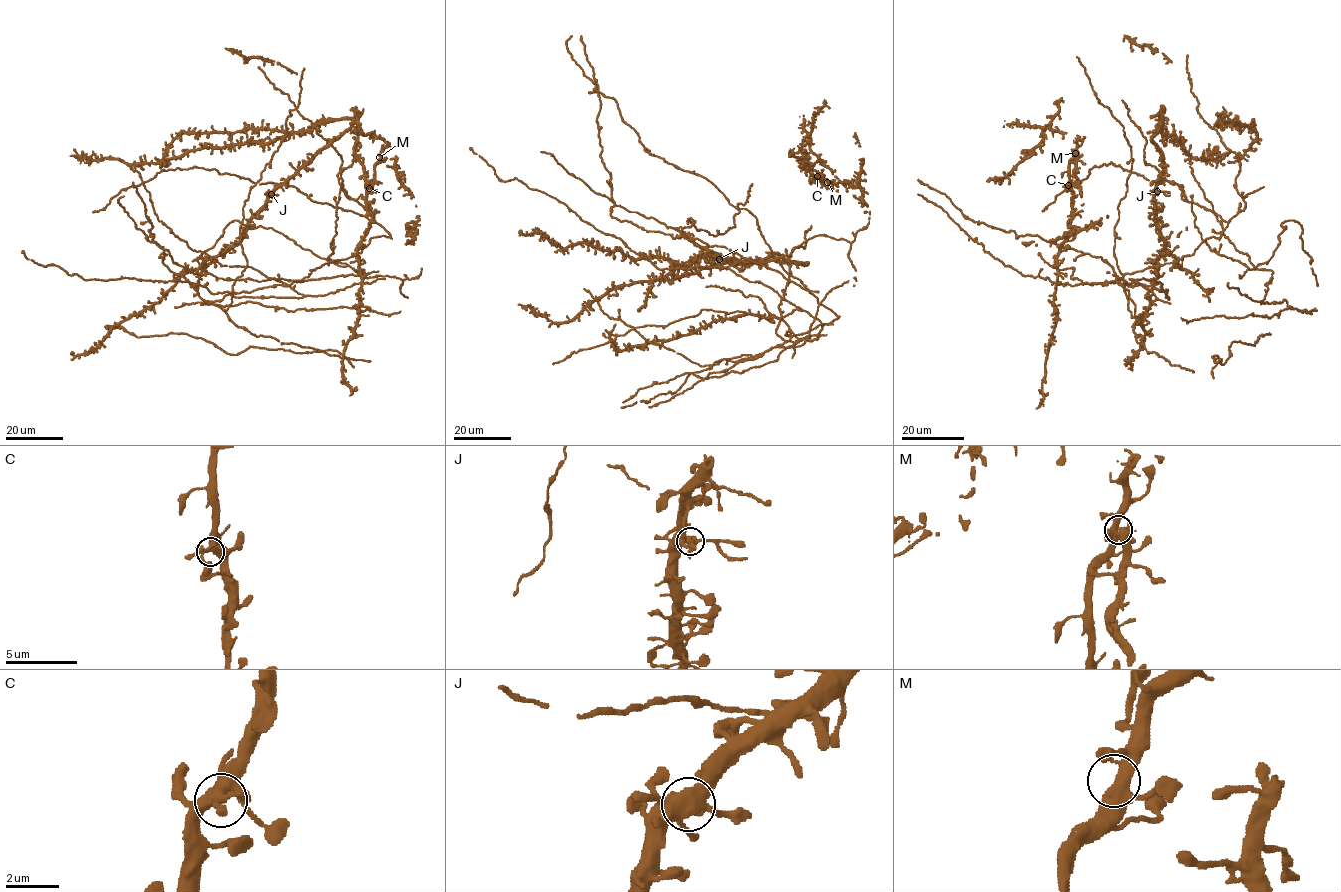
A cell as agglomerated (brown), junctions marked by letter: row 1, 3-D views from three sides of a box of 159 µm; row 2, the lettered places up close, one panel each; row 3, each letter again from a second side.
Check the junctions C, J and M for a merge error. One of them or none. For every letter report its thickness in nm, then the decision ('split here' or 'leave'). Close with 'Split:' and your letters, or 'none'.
C: 400 nm thick; leave
J: 360 nm thick; split here
M: 420 nm thick; leave
Split: J

